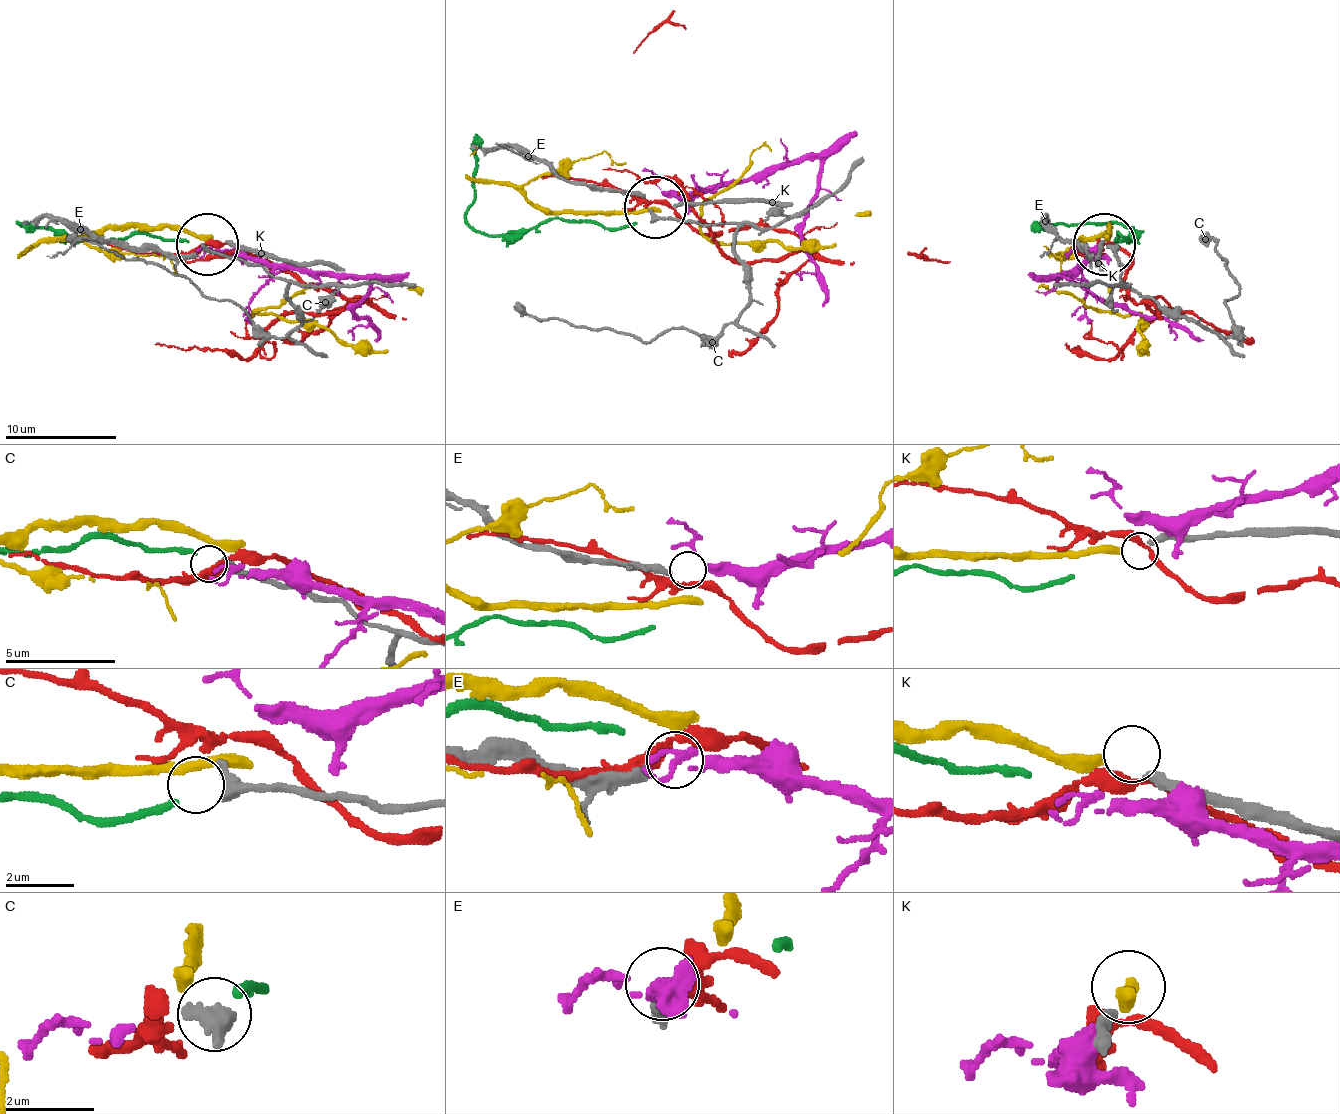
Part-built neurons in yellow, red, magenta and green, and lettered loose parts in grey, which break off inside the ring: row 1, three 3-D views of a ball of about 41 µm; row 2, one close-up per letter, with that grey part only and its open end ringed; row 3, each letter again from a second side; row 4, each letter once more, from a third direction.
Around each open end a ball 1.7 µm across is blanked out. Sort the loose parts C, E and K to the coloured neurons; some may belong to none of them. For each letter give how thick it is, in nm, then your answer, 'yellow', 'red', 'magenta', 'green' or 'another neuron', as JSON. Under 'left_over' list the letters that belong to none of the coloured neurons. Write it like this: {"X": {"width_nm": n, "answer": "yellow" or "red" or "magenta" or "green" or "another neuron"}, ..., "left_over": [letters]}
{"C": {"width_nm": 440, "answer": "green"}, "E": {"width_nm": 320, "answer": "magenta"}, "K": {"width_nm": 320, "answer": "yellow"}, "left_over": []}

